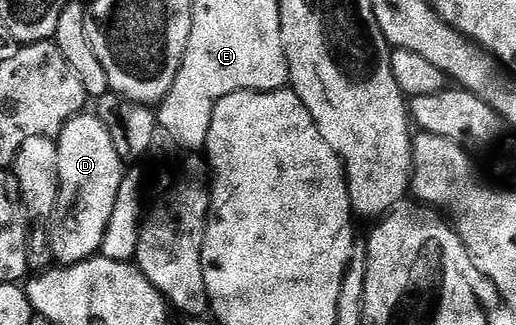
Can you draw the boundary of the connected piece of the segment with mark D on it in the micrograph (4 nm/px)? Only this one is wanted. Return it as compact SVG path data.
M80 114L57 134L59 145L59 197L50 213L51 252L60 265L76 264L102 249L105 230L113 214L117 190L125 175L125 162L109 138L98 115Z

